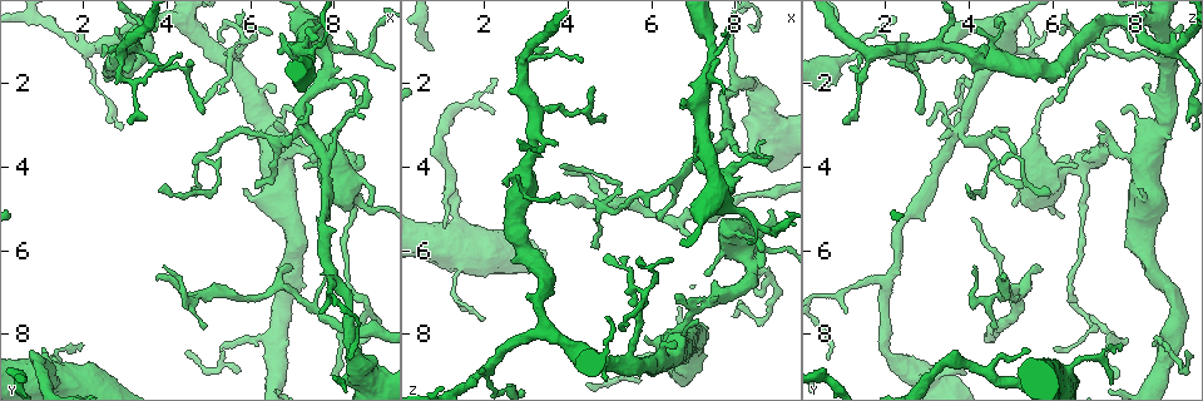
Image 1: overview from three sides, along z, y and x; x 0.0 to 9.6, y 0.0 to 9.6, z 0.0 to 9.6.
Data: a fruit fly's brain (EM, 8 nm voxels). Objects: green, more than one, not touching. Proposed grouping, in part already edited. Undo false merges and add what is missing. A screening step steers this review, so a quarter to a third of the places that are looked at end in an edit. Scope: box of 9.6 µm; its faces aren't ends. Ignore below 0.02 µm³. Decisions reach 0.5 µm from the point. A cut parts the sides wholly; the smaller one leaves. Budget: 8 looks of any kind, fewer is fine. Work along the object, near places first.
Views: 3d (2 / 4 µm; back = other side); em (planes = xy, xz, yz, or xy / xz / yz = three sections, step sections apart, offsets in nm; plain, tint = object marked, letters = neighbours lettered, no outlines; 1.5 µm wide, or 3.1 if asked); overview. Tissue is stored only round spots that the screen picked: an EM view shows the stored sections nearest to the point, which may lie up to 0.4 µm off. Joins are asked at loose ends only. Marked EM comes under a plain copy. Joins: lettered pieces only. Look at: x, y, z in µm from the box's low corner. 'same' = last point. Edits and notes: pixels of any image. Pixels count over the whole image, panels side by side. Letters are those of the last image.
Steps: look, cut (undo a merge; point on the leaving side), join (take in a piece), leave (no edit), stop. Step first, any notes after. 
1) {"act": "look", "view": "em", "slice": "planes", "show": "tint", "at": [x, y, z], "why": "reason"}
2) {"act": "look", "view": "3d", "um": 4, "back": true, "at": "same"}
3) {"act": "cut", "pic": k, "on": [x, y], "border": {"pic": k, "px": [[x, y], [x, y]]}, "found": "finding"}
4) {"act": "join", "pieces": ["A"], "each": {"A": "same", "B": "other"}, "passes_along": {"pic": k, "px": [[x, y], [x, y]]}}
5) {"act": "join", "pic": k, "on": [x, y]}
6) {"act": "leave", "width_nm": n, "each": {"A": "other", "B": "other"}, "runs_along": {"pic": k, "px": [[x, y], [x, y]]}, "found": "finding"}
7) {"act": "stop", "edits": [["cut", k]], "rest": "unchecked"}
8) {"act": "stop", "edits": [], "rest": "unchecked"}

{"act": "look", "view": "em", "slice": "planes", "show": "tint", "at": [5.00, 3.70, 5.05], "why": "branch point"}

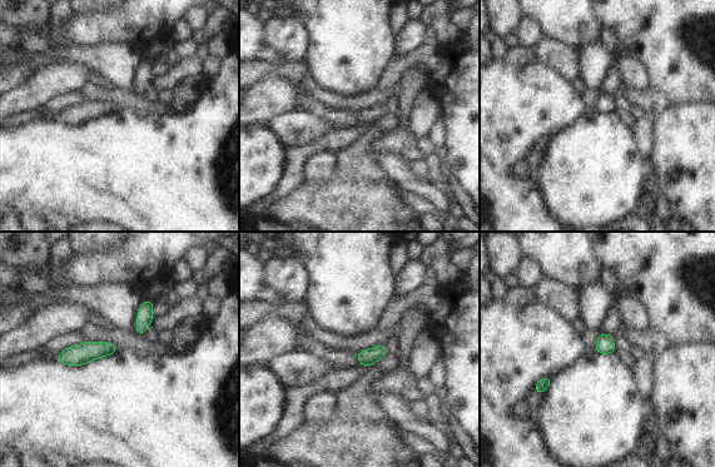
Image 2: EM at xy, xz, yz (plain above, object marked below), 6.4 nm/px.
{"act": "look", "view": "em", "slice": "planes", "show": "letters", "at": "same"}

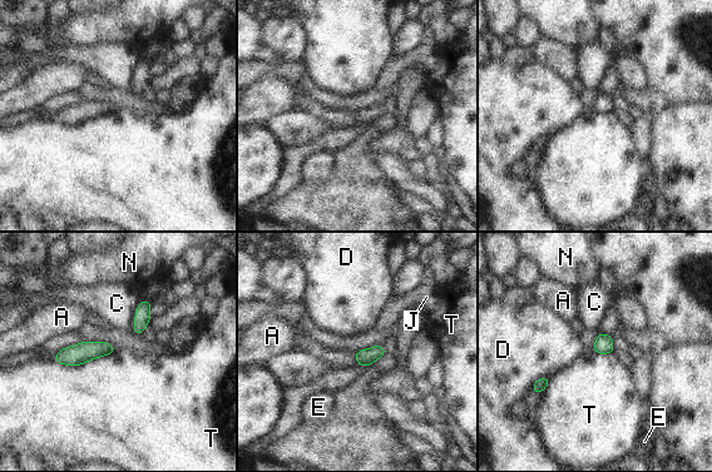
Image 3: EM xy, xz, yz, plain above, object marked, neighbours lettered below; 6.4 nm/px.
{"act": "leave", "each": {"A": "other", "C": "other", "D": "other", "E": "other", "J": "other", "N": "other", "T": "other"}, "border": {"pic": 3, "px": [[117, 349], [77, 366], [53, 361]]}, "found": "one neuron here"}

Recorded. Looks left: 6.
{"act": "look", "view": "3d", "um": 4, "at": [7.75, 3.75, 3.35]}

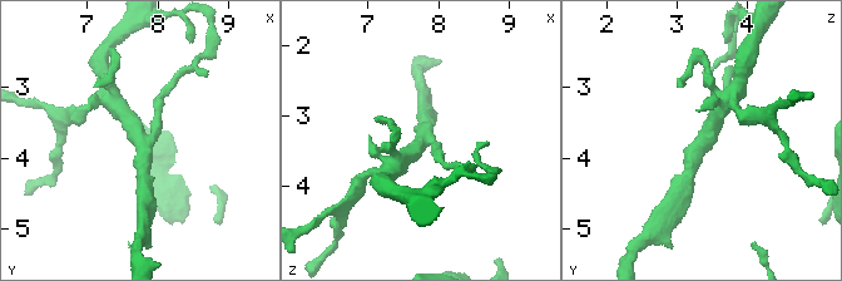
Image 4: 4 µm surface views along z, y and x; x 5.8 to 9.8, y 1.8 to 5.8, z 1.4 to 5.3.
{"act": "look", "view": "em", "slice": "planes", "show": "letters", "at": [7.75, 3.75, 3.35]}

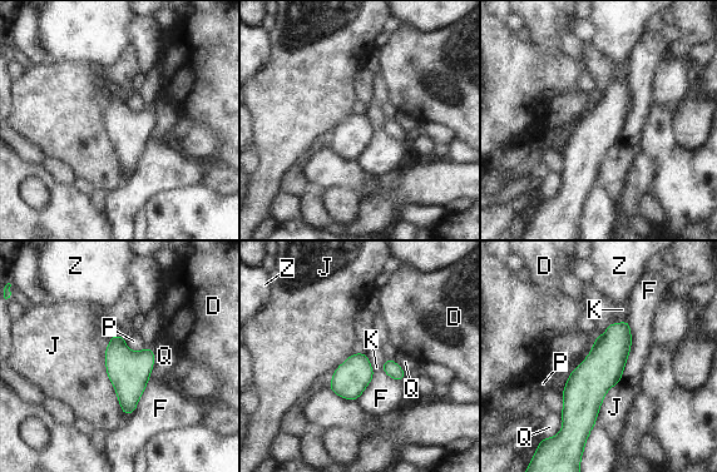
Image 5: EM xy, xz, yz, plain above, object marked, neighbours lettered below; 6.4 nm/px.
{"act": "leave", "each": {"D": "other", "F": "other", "J": "other", "K": "other", "P": "other", "Q": "other", "Z": "other"}, "runs_along": {"pic": 5, "px": [[626, 324], [584, 389], [582, 433]]}, "found": "one neuron here"}

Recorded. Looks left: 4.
{"act": "look", "view": "em", "slice": "xz", "step": 4, "show": "letters", "at": [7.10, 1.50, 3.85], "why": "stops while still wide"}

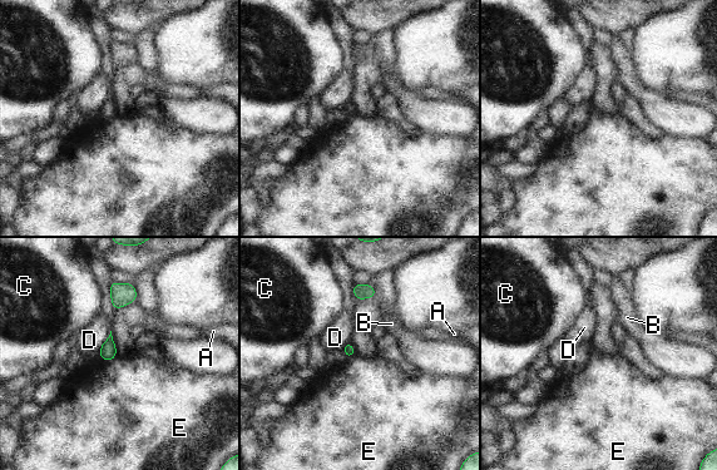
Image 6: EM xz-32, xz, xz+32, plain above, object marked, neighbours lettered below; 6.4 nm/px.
{"act": "look", "view": "em", "slice": "xy", "step": 4, "show": "letters", "at": "same", "why": "cut it another way"}

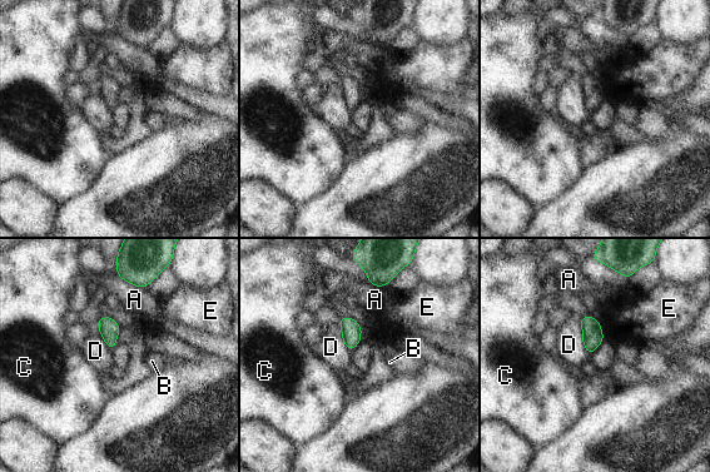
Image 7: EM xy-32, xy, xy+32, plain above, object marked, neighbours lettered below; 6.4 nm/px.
{"act": "leave", "each": {"A": "other", "B": "other", "C": "other", "D": "other", "E": "other"}, "border": {"pic": 7, "px": [[599, 322], [601, 333], [605, 337]]}, "found": "no lettered piece goes on from it"}

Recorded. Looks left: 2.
{"act": "stop", "edits": [], "rest": "unchecked"}

